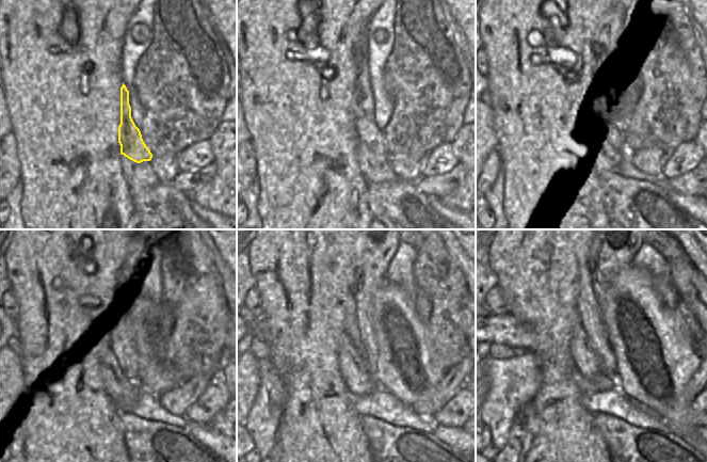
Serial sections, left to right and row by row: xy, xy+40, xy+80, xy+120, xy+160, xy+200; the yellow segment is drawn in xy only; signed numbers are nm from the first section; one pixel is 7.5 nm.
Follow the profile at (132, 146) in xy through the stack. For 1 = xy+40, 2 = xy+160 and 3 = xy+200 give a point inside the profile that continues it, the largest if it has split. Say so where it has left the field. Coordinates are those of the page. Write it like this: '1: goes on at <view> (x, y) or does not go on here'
1: goes on at xy+40 (369, 134)
2: goes on at xy+160 (376, 251)
3: goes on at xy+200 (611, 251)

